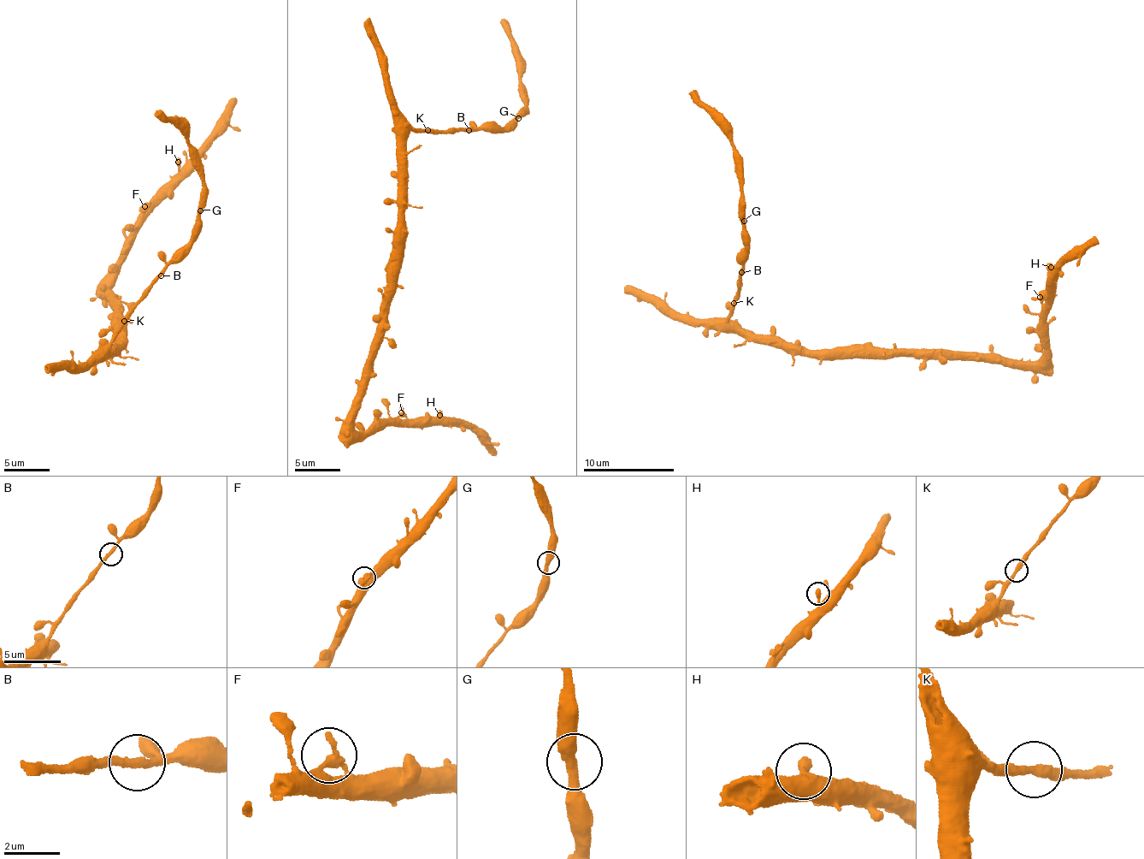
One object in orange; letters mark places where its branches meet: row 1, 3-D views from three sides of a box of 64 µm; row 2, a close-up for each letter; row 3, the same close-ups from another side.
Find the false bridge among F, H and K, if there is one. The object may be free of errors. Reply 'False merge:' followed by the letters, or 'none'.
False merge: K

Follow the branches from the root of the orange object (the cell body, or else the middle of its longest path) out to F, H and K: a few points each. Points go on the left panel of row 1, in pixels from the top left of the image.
F: (116, 340), (125, 322), (118, 295), (107, 288), (144, 206)
H: (116, 340), (125, 322), (118, 295), (107, 288), (138, 216), (178, 175), (178, 162)
K: (116, 340), (112, 352), (110, 347), (105, 352), (104, 347), (125, 322)

